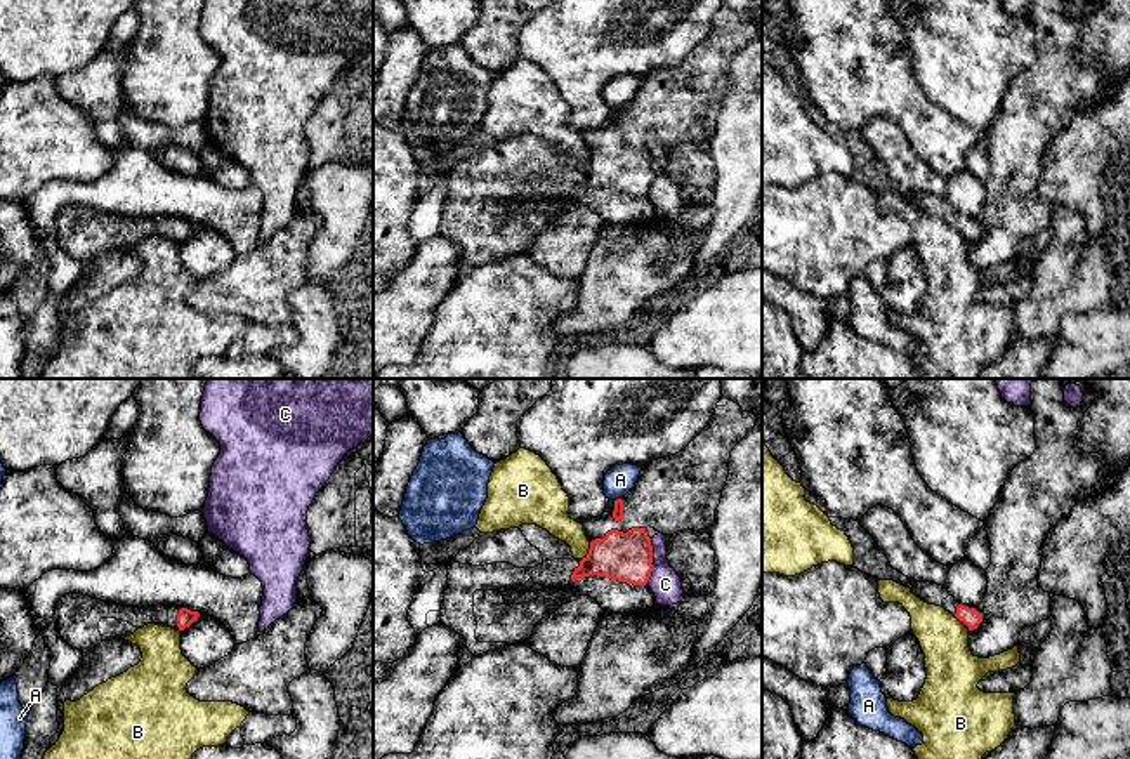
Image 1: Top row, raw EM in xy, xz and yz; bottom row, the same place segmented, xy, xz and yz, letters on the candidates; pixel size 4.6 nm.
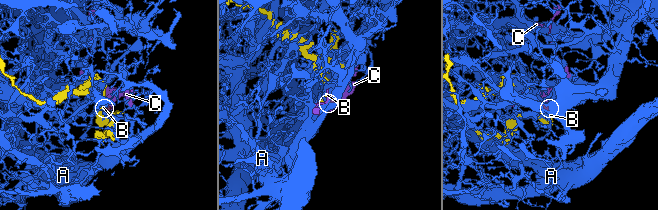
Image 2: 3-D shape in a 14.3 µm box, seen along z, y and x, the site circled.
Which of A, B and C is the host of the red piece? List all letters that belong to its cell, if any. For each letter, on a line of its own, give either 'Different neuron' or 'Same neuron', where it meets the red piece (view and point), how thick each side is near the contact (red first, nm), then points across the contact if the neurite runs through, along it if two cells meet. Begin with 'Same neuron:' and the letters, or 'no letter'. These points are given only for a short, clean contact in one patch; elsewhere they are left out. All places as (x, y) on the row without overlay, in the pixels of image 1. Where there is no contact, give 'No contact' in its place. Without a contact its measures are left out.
Same neuron: no letter
A: Different neuron. Touches red at xz (618, 110). Thickness 50 nm (red) against 140 nm. Boundary: xz (620, 108), (615, 112)
B: Different neuron. Touches red at xz (589, 162). Thickness 220 nm (red) against 160 nm. Boundary: xz (591, 153), (589, 164), (582, 171)
C: Different neuron. Touches red at xz (650, 186). Thickness 220 nm (red) against 150 nm

